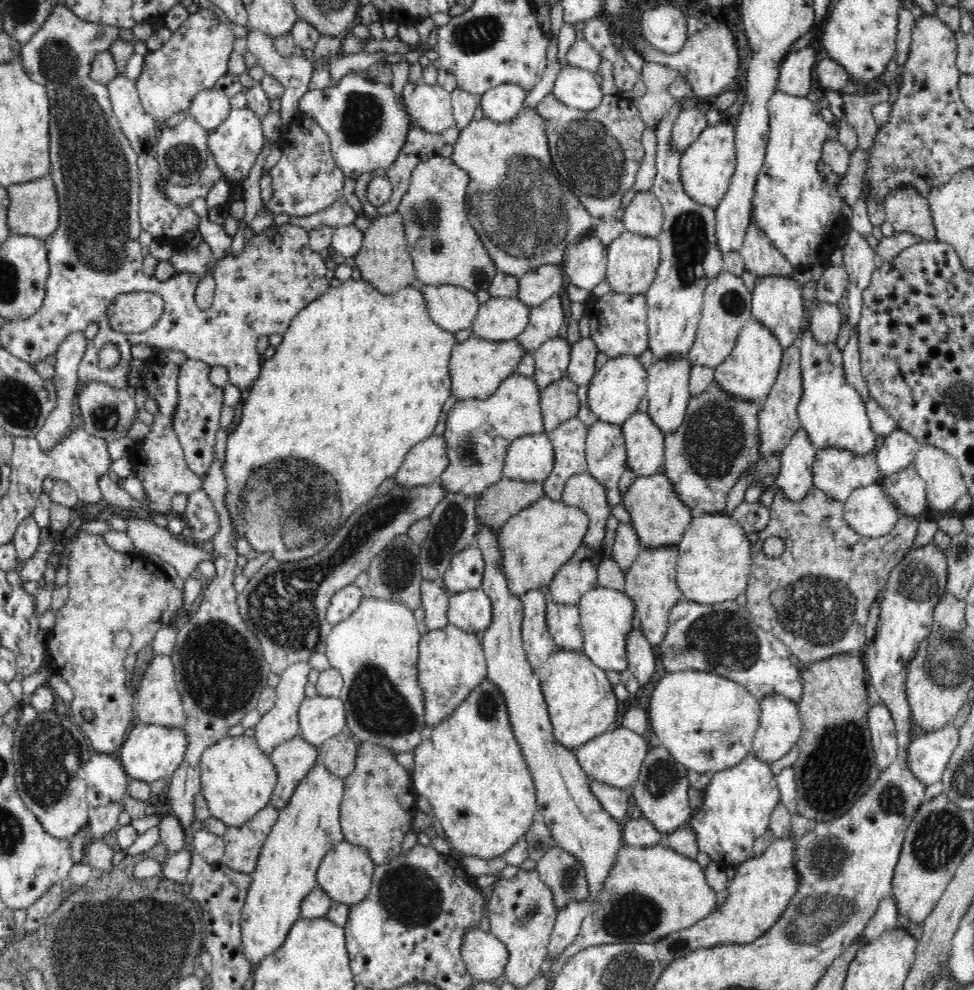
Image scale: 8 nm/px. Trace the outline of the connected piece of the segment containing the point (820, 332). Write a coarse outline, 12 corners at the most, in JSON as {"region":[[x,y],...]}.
{"region":[[820,301],[811,311],[810,333],[834,344],[843,324],[838,305]]}

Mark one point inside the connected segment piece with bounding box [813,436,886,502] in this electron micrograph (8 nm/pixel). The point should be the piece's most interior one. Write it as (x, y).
(837, 472)

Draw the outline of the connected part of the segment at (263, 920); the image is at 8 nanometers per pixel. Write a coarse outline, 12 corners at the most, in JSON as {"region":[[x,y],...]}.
{"region":[[318,760],[278,811],[240,912],[252,968],[284,942],[343,841]]}

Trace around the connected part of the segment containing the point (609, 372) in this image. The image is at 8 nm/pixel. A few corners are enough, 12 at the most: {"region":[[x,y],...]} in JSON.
{"region":[[638,356],[609,358],[593,375],[585,406],[621,425],[647,392]]}

